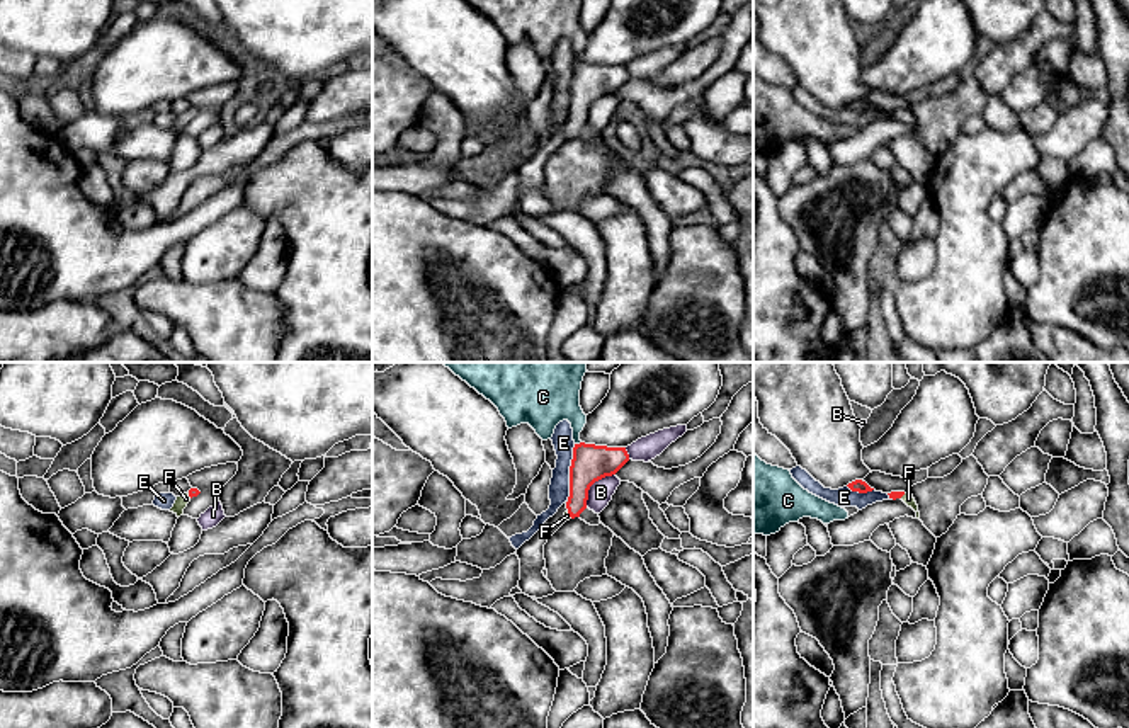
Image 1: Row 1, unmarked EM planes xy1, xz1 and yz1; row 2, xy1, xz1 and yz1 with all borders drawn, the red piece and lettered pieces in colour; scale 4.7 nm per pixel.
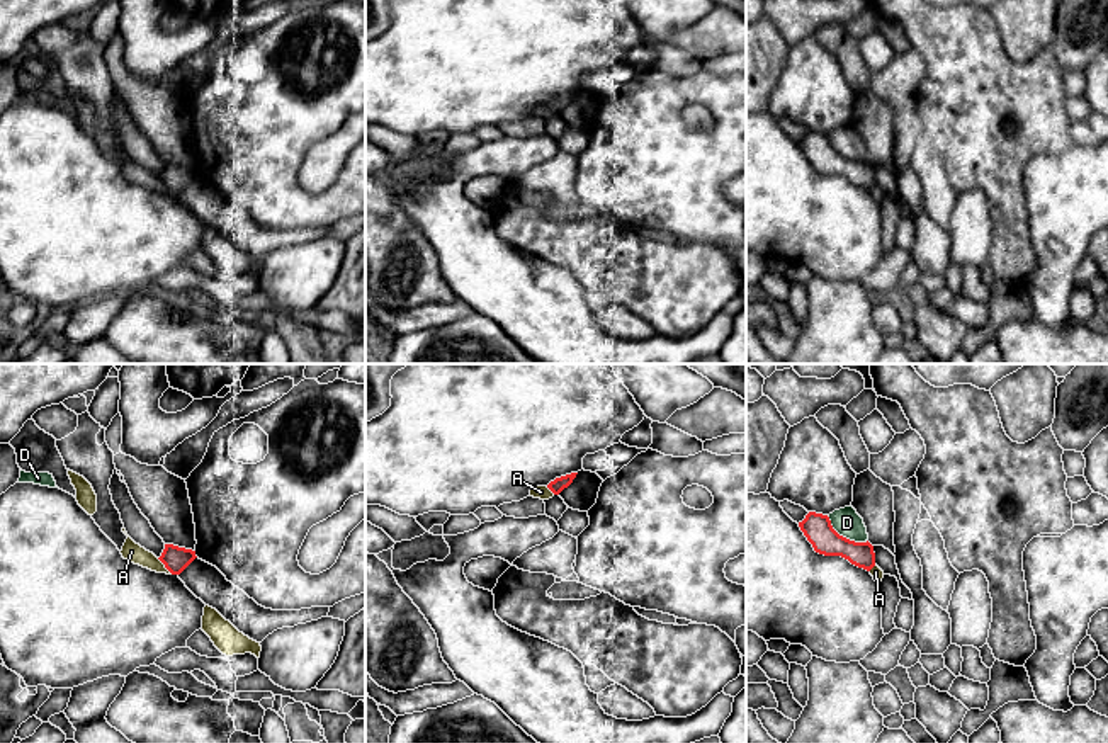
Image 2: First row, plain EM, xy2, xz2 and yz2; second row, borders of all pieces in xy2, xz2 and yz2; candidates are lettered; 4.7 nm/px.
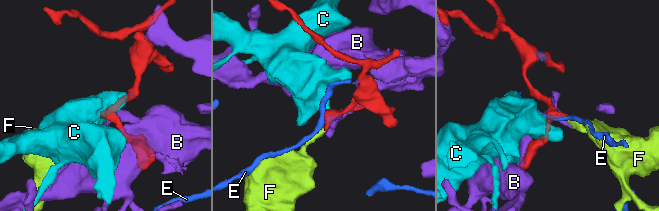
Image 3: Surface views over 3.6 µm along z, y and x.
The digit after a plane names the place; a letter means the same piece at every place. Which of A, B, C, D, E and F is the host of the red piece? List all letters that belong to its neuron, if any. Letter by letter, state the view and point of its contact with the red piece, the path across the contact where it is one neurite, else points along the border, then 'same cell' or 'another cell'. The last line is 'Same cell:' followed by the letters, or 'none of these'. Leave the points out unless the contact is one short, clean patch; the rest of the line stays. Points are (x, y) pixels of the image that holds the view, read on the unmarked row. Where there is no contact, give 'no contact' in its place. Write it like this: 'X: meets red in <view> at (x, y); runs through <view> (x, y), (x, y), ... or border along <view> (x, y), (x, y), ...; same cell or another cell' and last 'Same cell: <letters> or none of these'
A: meets red in xy2 at (165, 186); border along xy2 (157, 177), (172, 192); another cell
B: meets red in xz1 at (592, 102); another cell
C: meets red in xz1 at (577, 63); border along xz1 (580, 60), (575, 63); another cell
D: meets red in yz2 at (845, 157); another cell
E: meets red in xz1 at (570, 90); border along xz1 (575, 63), (570, 85), (570, 114), (567, 118); another cell
F: meets red in xz1 at (568, 131); runs through xz1 (589, 84), (568, 131), (567, 135); same cell
Same cell: F

